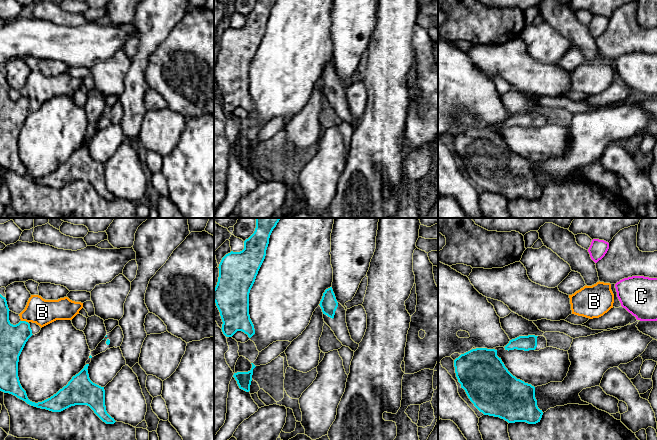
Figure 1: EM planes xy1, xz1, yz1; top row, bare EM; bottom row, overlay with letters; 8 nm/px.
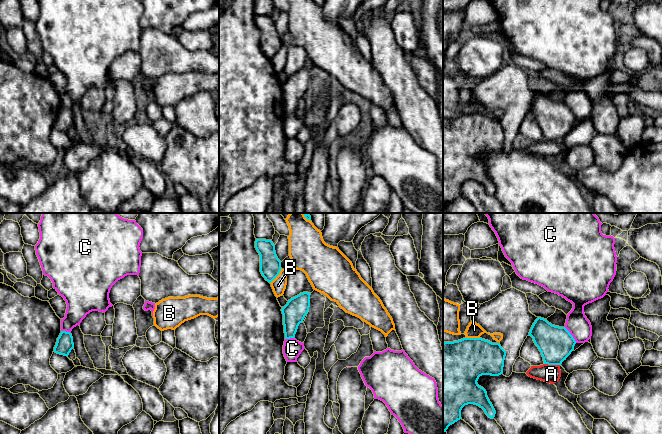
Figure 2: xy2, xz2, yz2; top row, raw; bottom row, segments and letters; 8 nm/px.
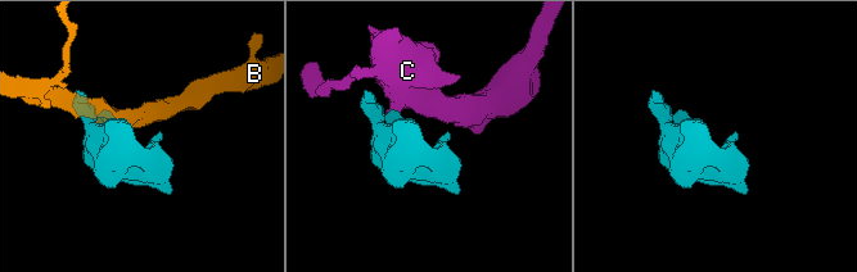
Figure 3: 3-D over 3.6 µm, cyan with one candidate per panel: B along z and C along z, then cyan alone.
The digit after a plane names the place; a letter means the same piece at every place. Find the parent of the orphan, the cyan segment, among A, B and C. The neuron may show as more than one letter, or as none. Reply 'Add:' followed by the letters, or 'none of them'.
Add: none of them

